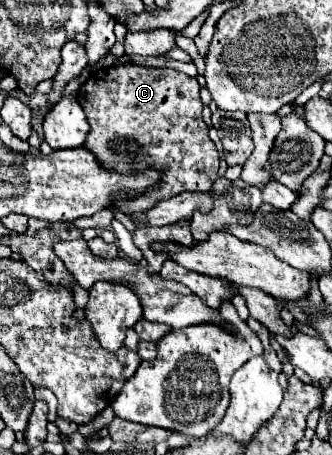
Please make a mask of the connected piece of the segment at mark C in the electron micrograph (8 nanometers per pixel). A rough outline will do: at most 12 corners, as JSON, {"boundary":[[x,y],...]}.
{"boundary":[[140,64],[80,86],[86,148],[120,174],[162,170],[130,216],[206,192],[218,152],[196,78]]}

